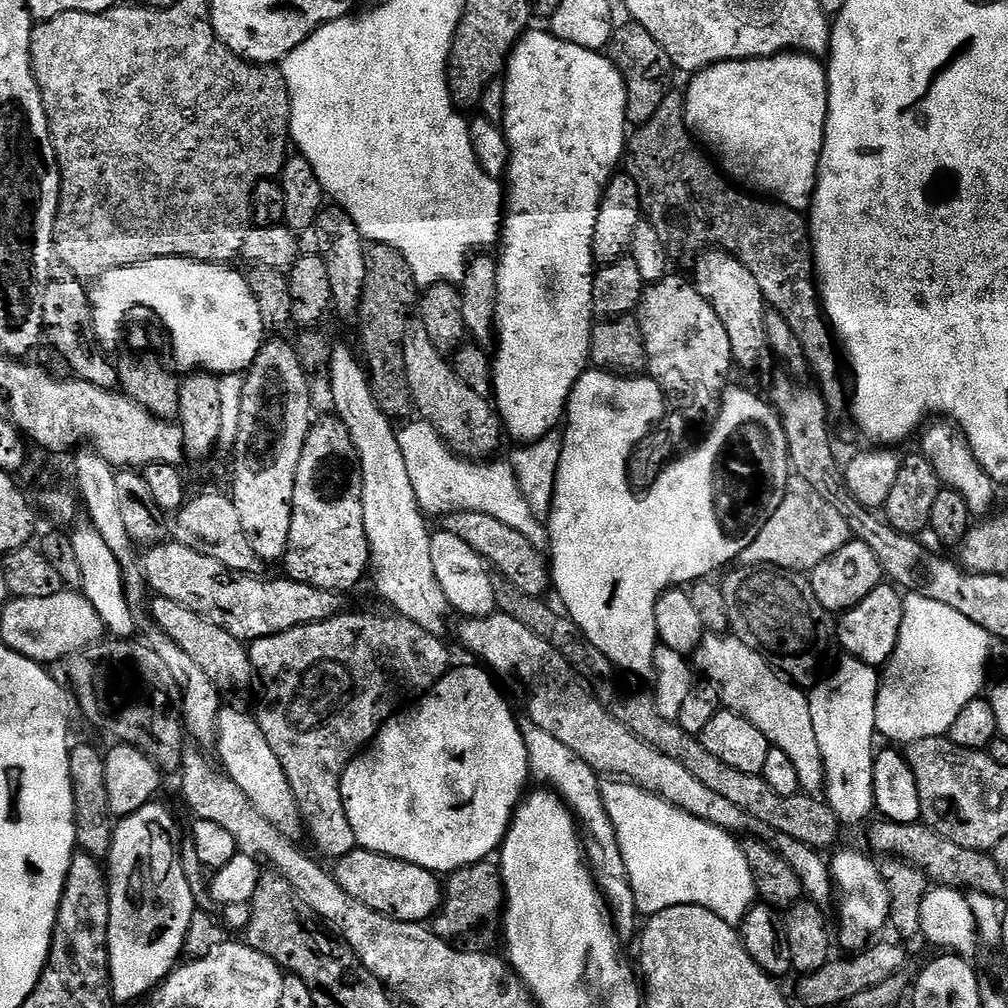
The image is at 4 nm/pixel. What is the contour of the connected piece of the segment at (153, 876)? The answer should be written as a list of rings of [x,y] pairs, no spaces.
[[[160,803],[147,804],[142,806],[142,810],[117,819],[106,857],[110,898],[108,976],[112,979],[112,999],[117,1005],[128,1004],[139,996],[147,997],[153,989],[163,984],[172,975],[174,965],[181,959],[184,950],[186,930],[190,930],[190,918],[198,911],[198,901],[186,882],[186,874],[182,874],[180,861],[182,833],[176,825],[175,818],[172,817],[171,810]]]

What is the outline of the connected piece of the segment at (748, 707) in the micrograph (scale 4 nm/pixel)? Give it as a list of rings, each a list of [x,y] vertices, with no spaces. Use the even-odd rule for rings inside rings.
[[[724,634],[705,635],[696,647],[694,659],[695,671],[699,675],[701,672],[704,675],[701,677],[715,688],[721,705],[754,722],[754,726],[766,734],[771,747],[788,755],[790,763],[796,767],[801,789],[808,794],[819,793],[824,788],[824,759],[822,750],[818,750],[814,722],[810,722],[808,692],[777,674],[753,648]]]

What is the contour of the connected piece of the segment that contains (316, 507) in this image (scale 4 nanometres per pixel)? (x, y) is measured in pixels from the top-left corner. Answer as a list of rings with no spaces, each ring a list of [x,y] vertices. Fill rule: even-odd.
[[[331,418],[332,420],[324,420],[313,423],[312,430],[309,432],[304,449],[302,450],[302,458],[298,458],[298,470],[294,474],[294,498],[292,499],[292,517],[290,518],[290,542],[288,549],[282,561],[282,567],[285,568],[287,579],[297,580],[298,582],[306,582],[315,588],[322,590],[330,590],[331,592],[339,592],[348,594],[348,591],[359,582],[365,579],[366,573],[370,568],[370,553],[368,550],[368,539],[366,538],[366,526],[364,525],[364,515],[362,514],[362,474],[360,473],[360,459],[356,457],[354,450],[354,442],[350,442],[350,434],[346,430],[346,426],[339,418]]]

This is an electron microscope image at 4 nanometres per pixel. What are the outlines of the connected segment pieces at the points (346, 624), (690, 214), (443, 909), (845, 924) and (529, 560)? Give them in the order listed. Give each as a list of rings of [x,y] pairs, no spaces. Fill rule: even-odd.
[[[348,610],[317,624],[303,624],[282,634],[251,641],[248,648],[253,673],[258,680],[260,676],[260,688],[264,691],[260,705],[254,709],[256,721],[266,742],[270,742],[270,750],[278,754],[303,823],[312,827],[312,840],[321,852],[319,855],[329,856],[332,862],[358,846],[340,793],[340,779],[346,766],[371,744],[380,725],[405,703],[403,700],[411,692],[427,689],[450,668],[448,648],[437,633],[428,632],[399,614],[391,615],[367,616]]]
[[[669,90],[666,98],[662,98],[662,106],[658,106],[654,118],[639,125],[631,133],[626,144],[626,172],[634,178],[634,182],[638,182],[640,206],[647,223],[652,224],[654,230],[658,230],[658,238],[662,238],[664,251],[673,257],[688,255],[691,257],[693,254],[713,248],[729,252],[734,258],[738,258],[738,262],[742,262],[742,266],[746,266],[746,270],[750,270],[750,274],[758,278],[758,286],[762,290],[767,307],[783,316],[790,324],[791,330],[794,330],[794,334],[798,336],[808,359],[811,375],[816,378],[815,383],[819,391],[824,393],[829,413],[836,414],[843,408],[845,411],[846,384],[844,388],[843,382],[840,381],[840,364],[836,361],[838,348],[834,343],[834,333],[824,315],[818,295],[816,262],[812,254],[812,234],[805,213],[790,210],[785,204],[757,198],[725,179],[721,169],[709,159],[705,149],[686,126],[684,92],[676,91]]]
[[[492,862],[471,864],[447,877],[444,902],[432,917],[430,927],[435,936],[461,950],[488,950],[498,940],[497,928],[502,920],[503,907],[504,885],[499,867]]]
[[[848,848],[845,852],[838,853],[836,857],[831,857],[830,860],[834,896],[837,901],[840,899],[838,944],[839,947],[841,944],[848,954],[856,954],[867,949],[873,939],[871,936],[880,927],[888,924],[890,894],[880,873],[880,864],[867,851],[864,852],[855,852],[854,849]]]
[[[453,510],[443,517],[443,531],[458,534],[466,546],[473,548],[499,575],[506,577],[514,587],[528,596],[543,597],[544,591],[550,588],[550,564],[545,553],[536,548],[518,530],[506,526],[506,522],[498,522],[498,518],[490,518],[490,514],[481,512],[462,512]]]

